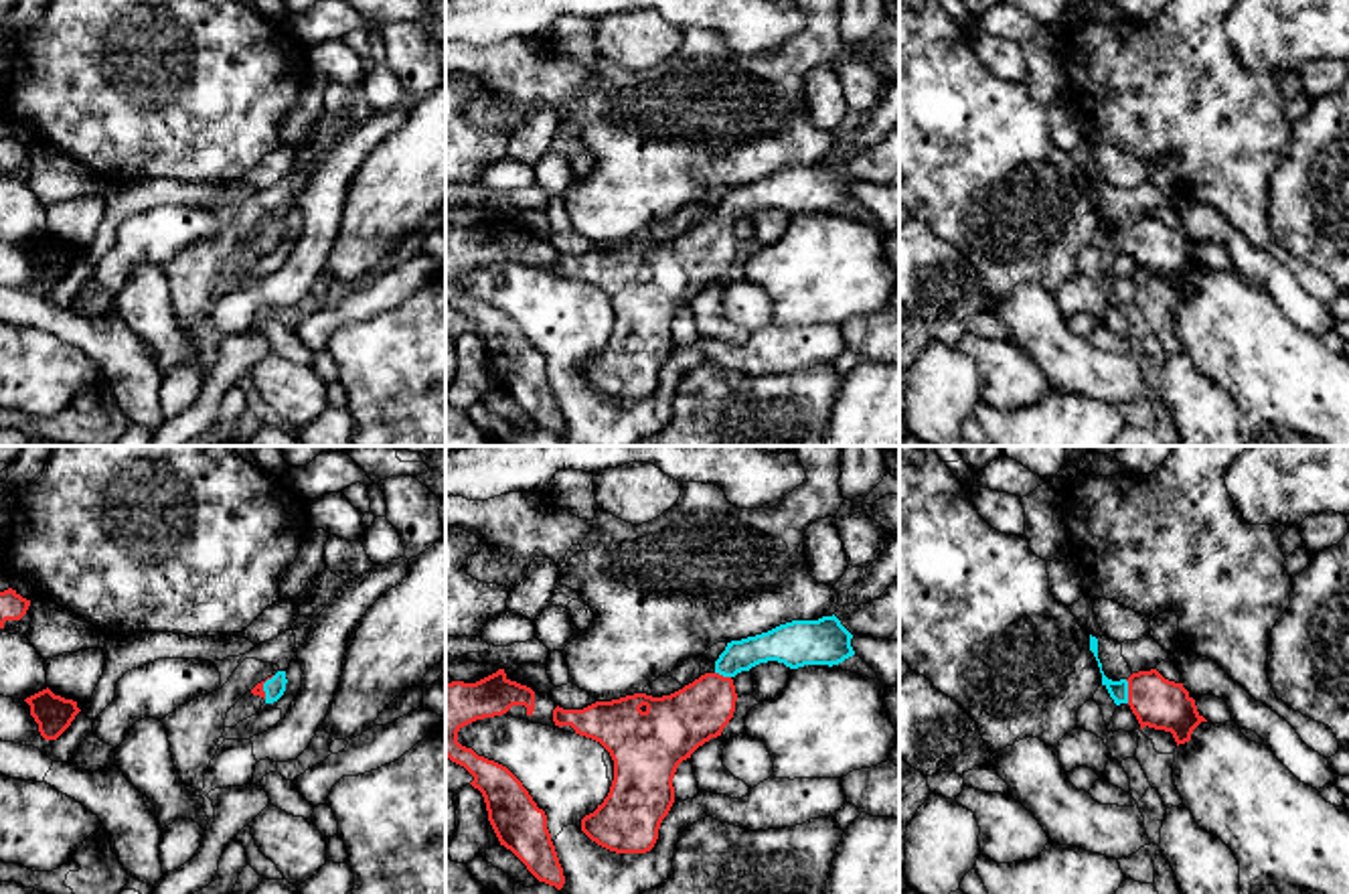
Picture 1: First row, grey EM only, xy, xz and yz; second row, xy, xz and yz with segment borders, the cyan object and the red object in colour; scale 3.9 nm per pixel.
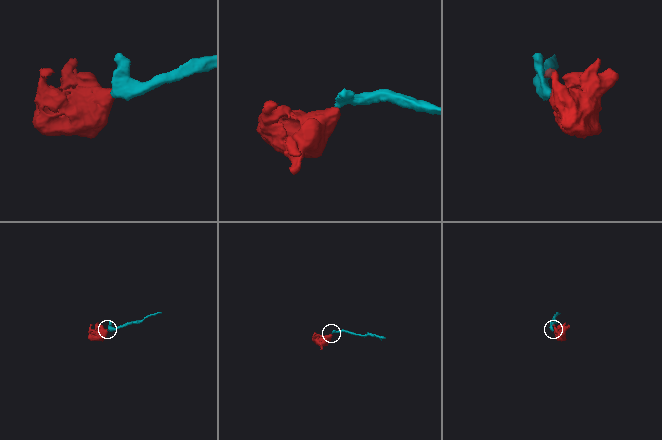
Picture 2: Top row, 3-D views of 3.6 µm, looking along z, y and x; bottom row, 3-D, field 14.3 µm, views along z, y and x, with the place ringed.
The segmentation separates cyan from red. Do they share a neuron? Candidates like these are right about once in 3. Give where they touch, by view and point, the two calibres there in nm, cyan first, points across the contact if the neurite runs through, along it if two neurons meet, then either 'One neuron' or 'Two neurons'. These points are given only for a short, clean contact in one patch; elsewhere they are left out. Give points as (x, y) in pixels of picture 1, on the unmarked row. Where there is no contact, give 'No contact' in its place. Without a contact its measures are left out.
Touches cyan at yz (1127, 238). Thickness 80 nm (cyan) against 200 nm. Path across: yz (1119, 236), (1127, 238), (1147, 238), (1161, 250). One neuron

